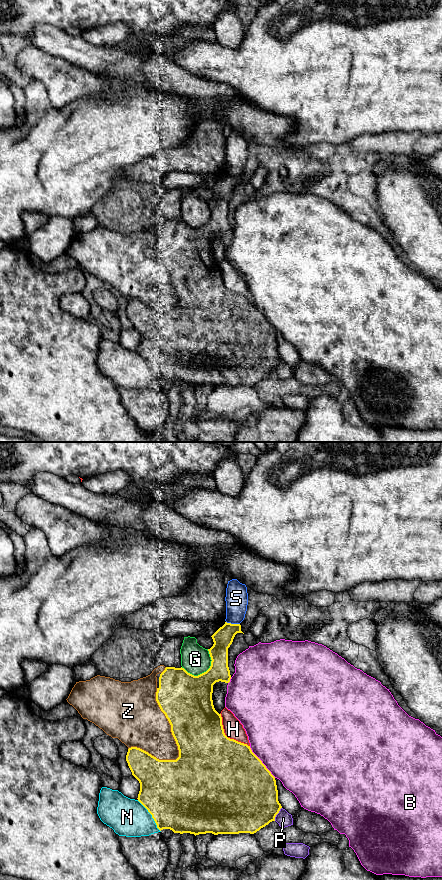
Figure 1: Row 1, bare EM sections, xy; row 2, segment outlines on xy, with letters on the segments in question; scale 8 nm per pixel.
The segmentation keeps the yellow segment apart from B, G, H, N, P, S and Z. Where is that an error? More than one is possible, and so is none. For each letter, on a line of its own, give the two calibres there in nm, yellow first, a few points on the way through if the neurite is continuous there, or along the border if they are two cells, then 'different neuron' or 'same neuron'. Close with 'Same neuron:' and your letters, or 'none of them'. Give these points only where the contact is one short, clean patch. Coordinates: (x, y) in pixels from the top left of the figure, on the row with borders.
B: 500/480 nm | different neuron
G: 380/240 nm | different neuron
H: 500/160 nm | different neuron
N: 500/300 nm | different neuron
P: 460/120 nm | different neuron
S: 160/180 nm | along xy (226, 621), (232, 624), (239, 624) | different neuron
Z: 420/400 nm | different neuron
Same neuron: none of them

